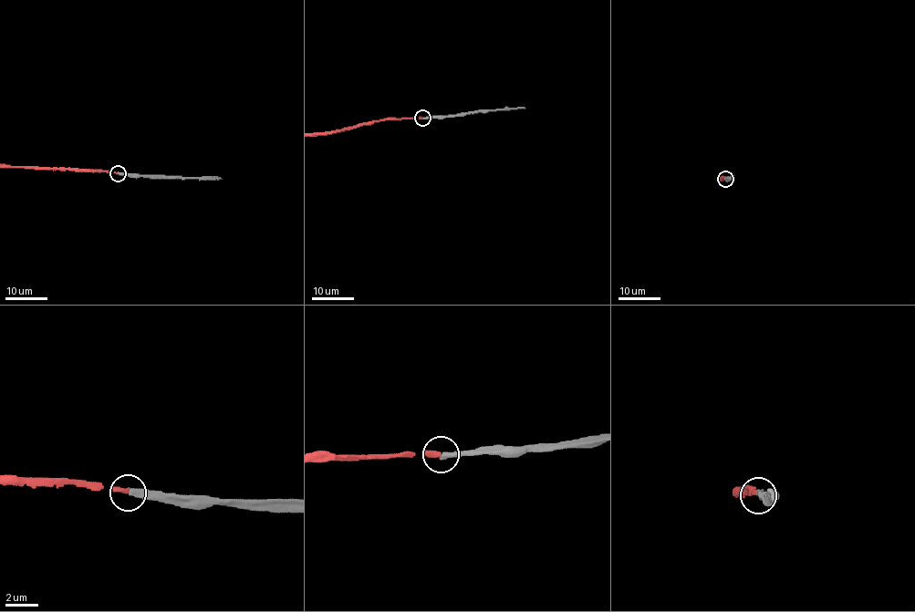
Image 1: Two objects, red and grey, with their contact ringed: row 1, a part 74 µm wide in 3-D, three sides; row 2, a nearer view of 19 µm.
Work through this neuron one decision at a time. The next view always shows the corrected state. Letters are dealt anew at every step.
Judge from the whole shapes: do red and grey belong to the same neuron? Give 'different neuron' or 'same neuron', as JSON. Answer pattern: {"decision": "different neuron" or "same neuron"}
{"decision": "same neuron"}

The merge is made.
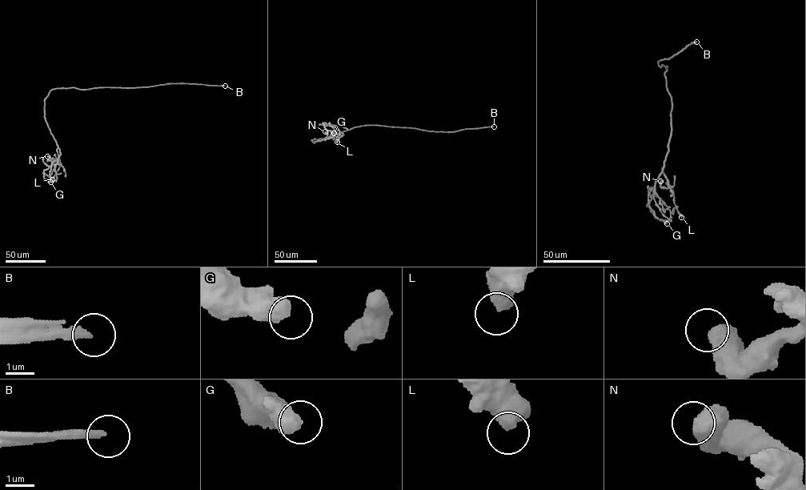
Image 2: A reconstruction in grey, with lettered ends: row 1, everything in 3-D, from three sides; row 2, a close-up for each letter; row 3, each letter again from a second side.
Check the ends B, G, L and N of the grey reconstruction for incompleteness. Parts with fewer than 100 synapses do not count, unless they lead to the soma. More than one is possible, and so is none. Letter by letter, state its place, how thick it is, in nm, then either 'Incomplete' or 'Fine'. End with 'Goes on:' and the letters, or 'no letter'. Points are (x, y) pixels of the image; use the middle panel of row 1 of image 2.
B: Place: (494, 126). Thickness 280 nm. Incomplete
G: Place: (334, 133). Thickness 550 nm. Fine
L: Place: (337, 142). Thickness 550 nm. Fine
N: Place: (325, 131). Thickness 750 nm. Fine
Goes on: B

